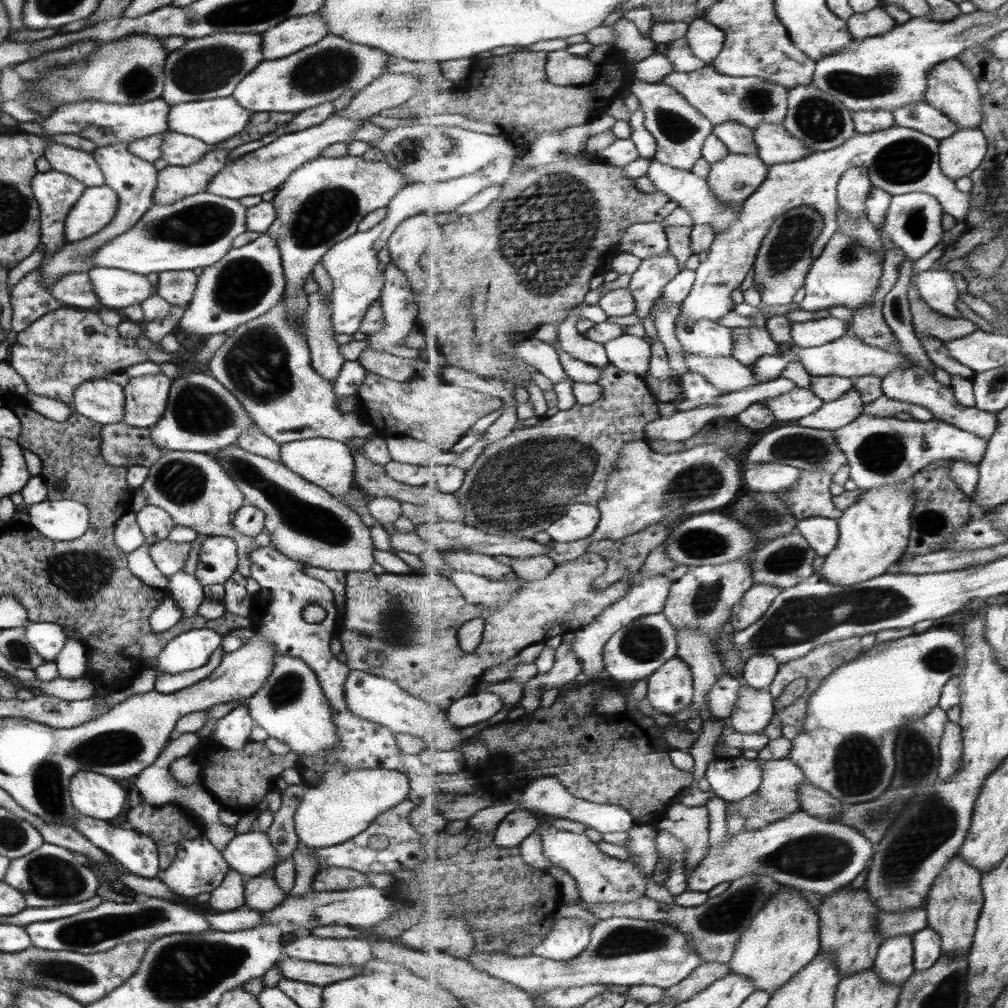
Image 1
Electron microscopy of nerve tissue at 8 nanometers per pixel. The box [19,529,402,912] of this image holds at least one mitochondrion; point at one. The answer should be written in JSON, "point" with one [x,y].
{"point":[50,876]}

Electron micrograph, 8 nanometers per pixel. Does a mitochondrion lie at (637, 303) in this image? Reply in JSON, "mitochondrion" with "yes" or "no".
{"mitochondrion":"no"}

